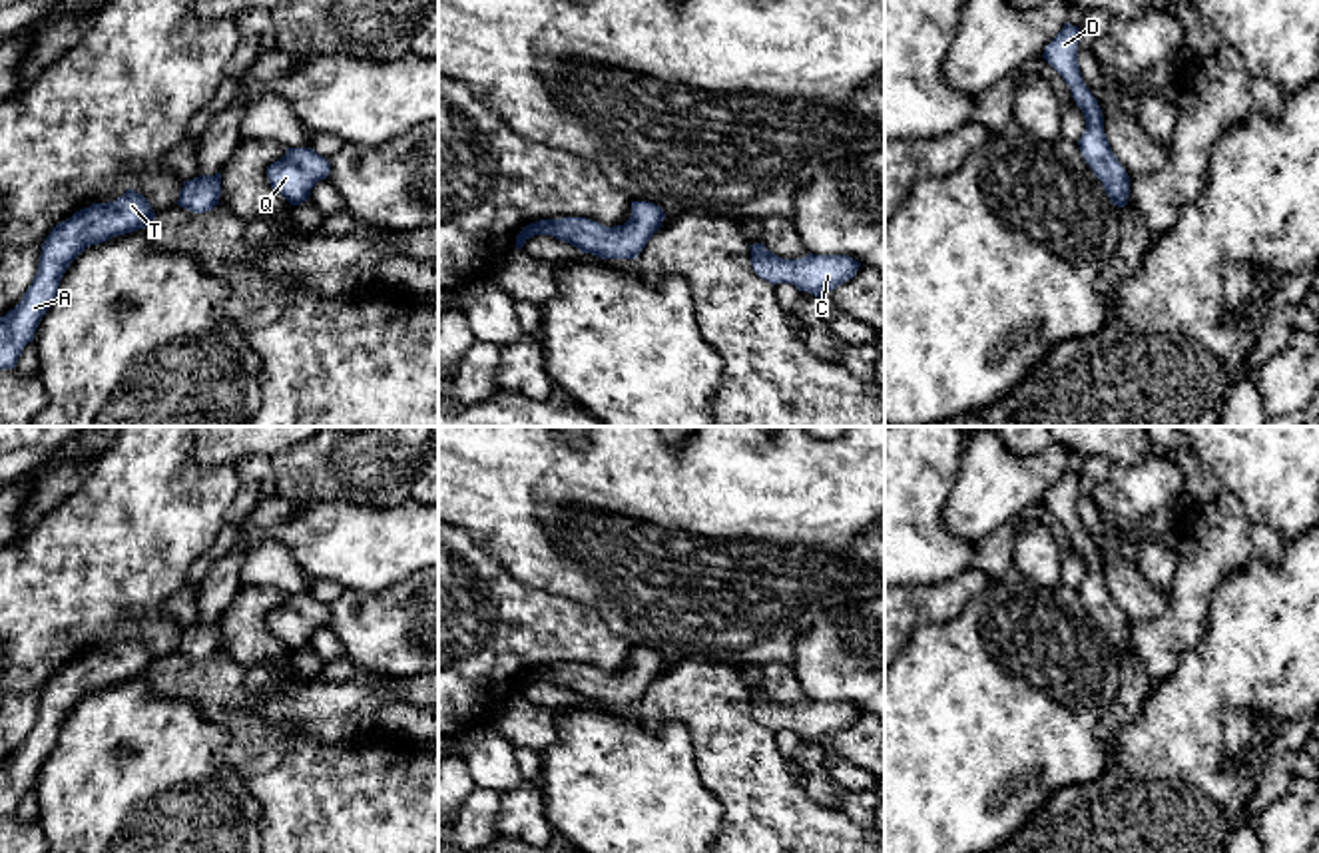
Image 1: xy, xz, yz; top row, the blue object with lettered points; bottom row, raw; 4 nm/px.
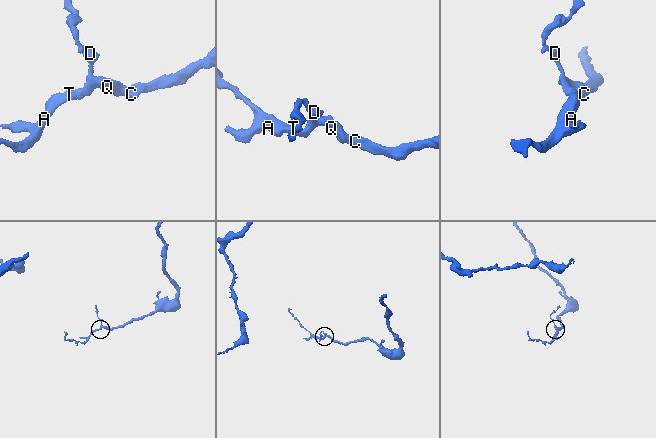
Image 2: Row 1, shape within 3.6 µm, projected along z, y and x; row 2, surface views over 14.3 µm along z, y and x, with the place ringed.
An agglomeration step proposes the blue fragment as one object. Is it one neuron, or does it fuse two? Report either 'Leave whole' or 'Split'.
Leave whole

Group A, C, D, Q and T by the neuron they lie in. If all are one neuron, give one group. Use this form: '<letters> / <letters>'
A C D Q T

